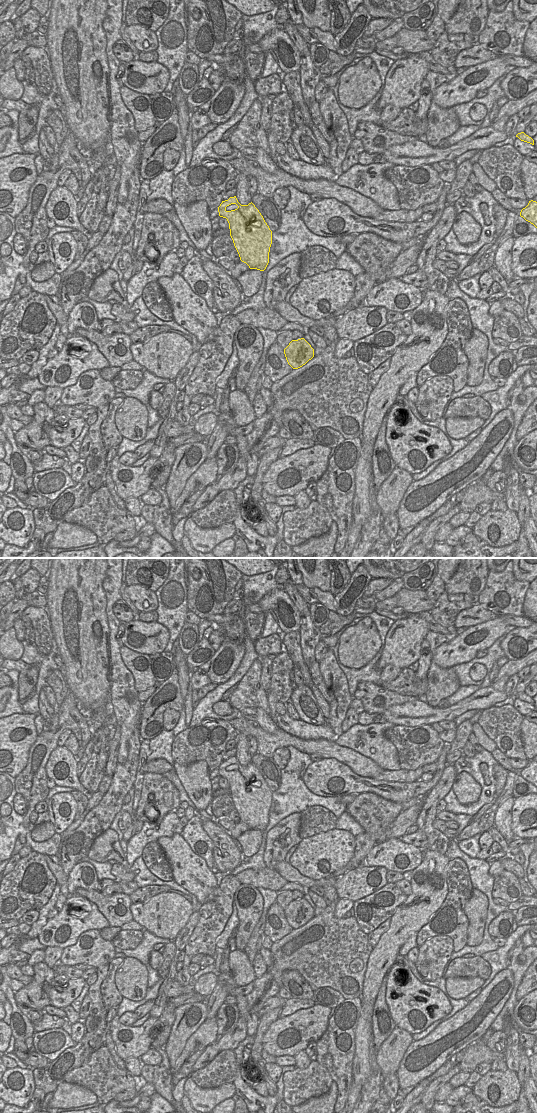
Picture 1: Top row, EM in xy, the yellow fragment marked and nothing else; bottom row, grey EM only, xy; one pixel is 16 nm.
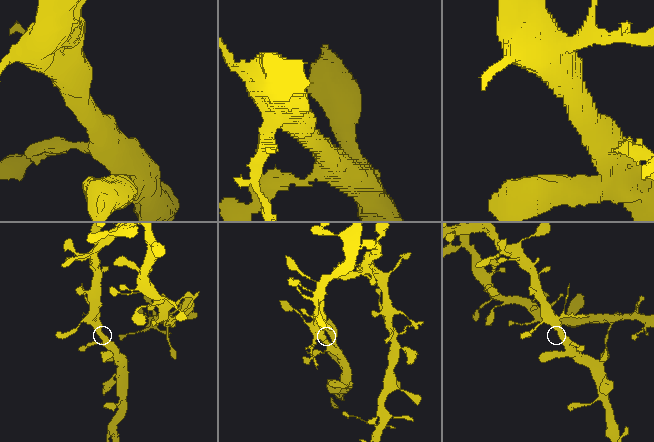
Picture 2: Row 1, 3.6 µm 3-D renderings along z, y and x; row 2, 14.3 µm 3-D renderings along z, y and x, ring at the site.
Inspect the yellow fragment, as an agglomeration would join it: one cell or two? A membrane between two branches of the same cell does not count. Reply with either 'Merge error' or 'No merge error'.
No merge error

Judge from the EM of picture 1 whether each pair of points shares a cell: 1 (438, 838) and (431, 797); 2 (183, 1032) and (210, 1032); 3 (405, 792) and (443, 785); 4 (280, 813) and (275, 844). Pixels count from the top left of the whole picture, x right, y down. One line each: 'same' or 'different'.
1: same
2: different
3: different
4: different

